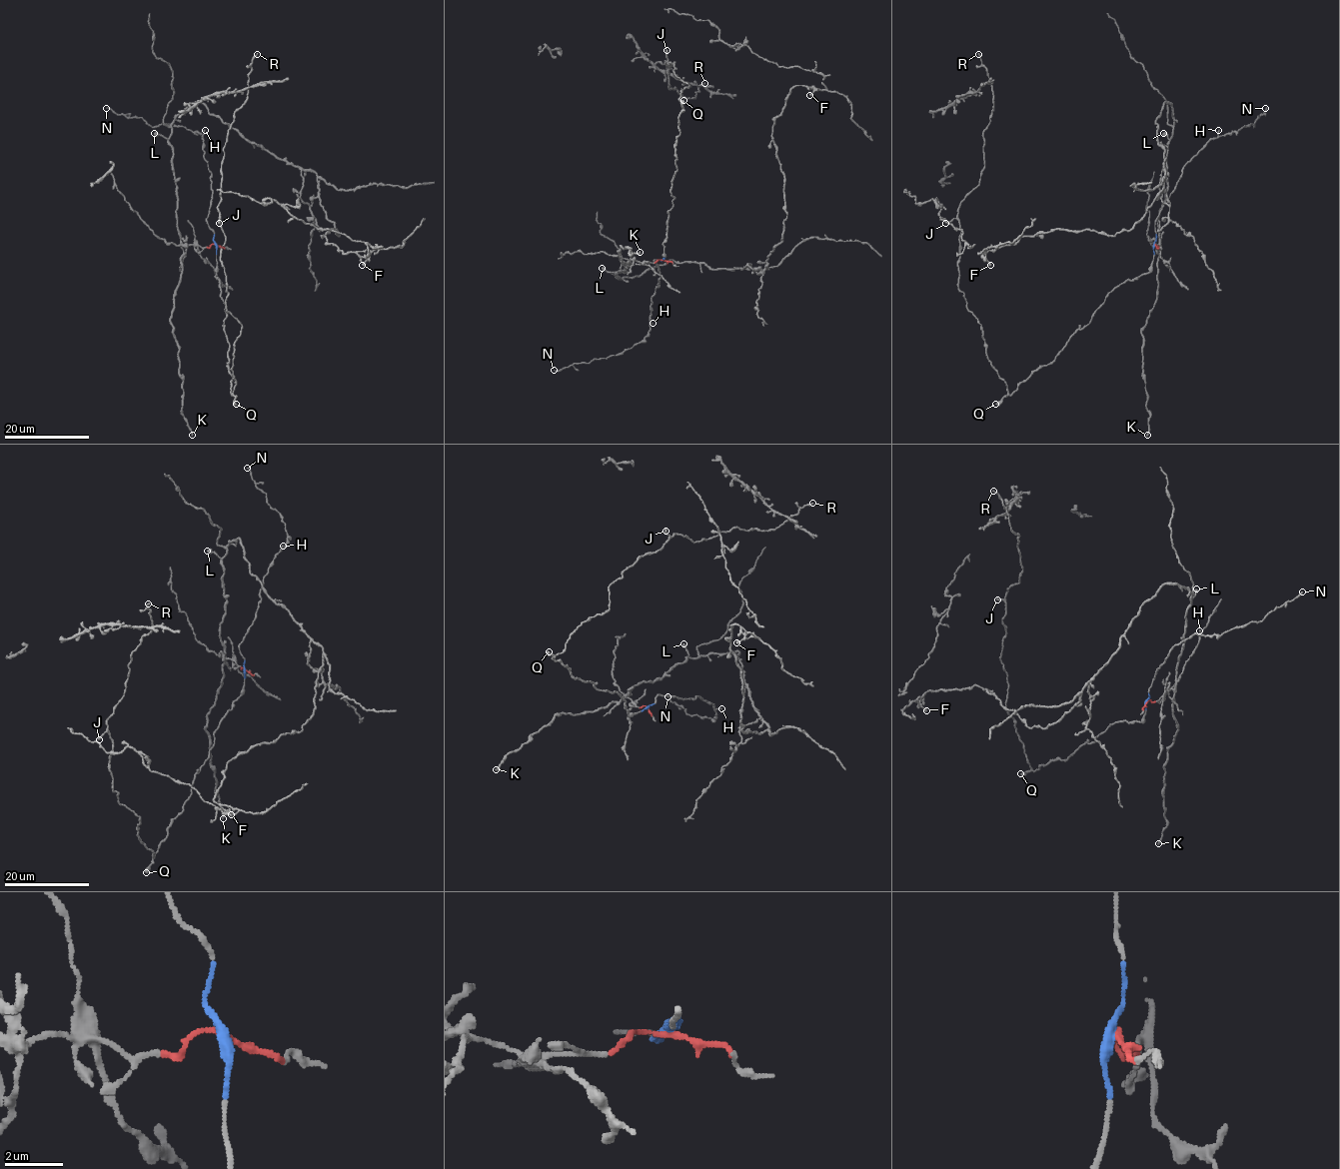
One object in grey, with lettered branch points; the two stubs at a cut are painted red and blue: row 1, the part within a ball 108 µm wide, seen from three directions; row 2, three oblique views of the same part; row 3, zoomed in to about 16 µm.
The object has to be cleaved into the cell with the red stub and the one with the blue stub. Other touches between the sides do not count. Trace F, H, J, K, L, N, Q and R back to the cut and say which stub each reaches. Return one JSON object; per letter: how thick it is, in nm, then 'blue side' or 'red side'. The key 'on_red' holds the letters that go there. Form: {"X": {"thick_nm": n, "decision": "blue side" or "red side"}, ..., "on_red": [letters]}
{"F": {"thick_nm": 360, "decision": "red side"}, "H": {"thick_nm": 160, "decision": "blue side"}, "J": {"thick_nm": 360, "decision": "blue side"}, "K": {"thick_nm": 260, "decision": "red side"}, "L": {"thick_nm": 500, "decision": "red side"}, "N": {"thick_nm": 120, "decision": "blue side"}, "Q": {"thick_nm": 440, "decision": "blue side"}, "R": {"thick_nm": 190, "decision": "blue side"}, "on_red": ["F", "K", "L"]}

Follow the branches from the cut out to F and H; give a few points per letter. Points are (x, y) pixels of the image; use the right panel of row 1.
F: (1155, 244), (1174, 121), (1168, 102), (1155, 122), (1161, 191), (1129, 230), (1022, 236), (980, 252), (990, 265)
H: (1155, 244), (1156, 218), (1163, 202), (1181, 170), (1210, 139), (1216, 138), (1219, 130)

